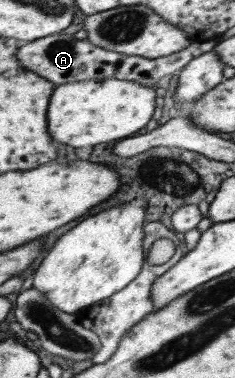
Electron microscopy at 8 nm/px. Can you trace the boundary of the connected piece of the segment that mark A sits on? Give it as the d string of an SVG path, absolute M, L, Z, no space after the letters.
M57 33L24 44L16 52L16 58L26 70L32 70L33 73L38 74L54 86L74 81L104 80L105 78L134 80L144 86L154 86L162 76L179 72L189 60L210 51L215 44L216 42L212 39L191 41L186 48L174 55L150 60L141 56L126 56L114 51L107 51L94 46L87 39L77 40L70 34Z

